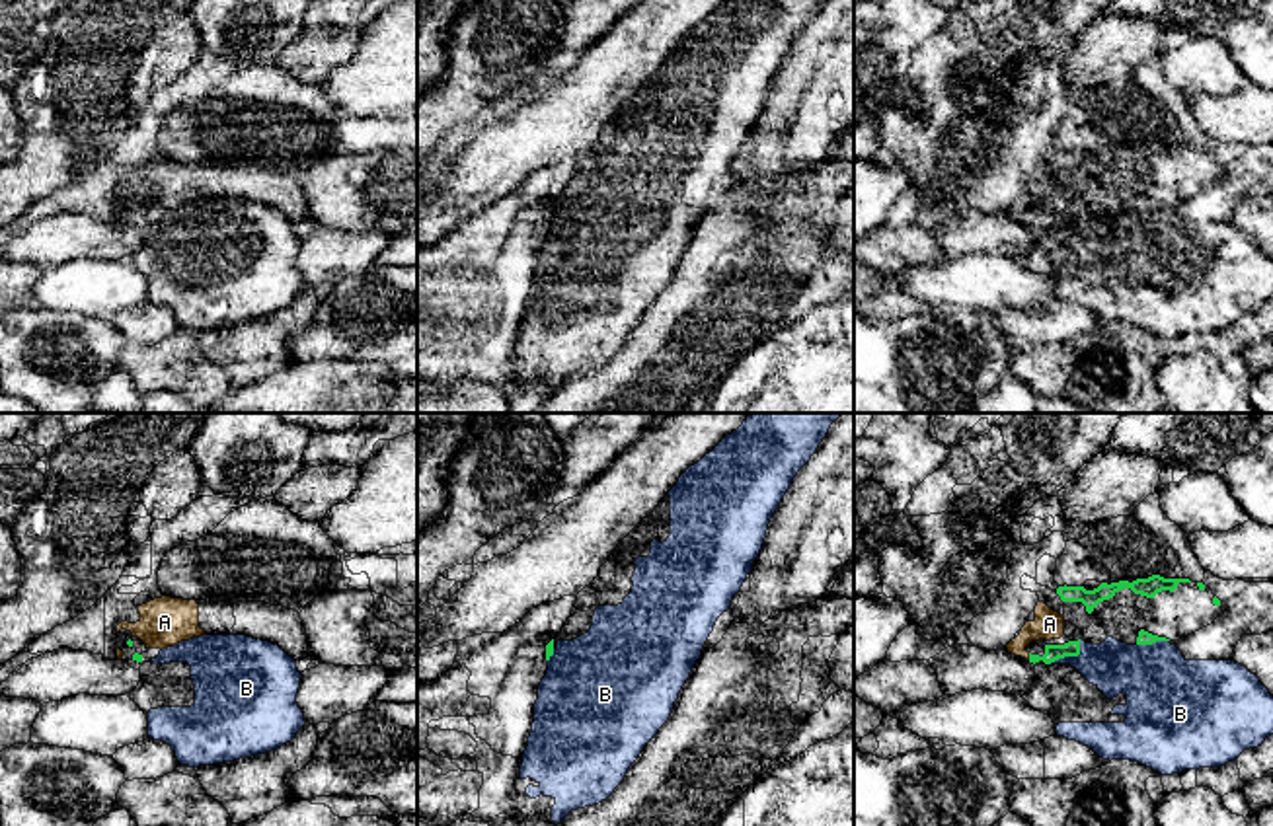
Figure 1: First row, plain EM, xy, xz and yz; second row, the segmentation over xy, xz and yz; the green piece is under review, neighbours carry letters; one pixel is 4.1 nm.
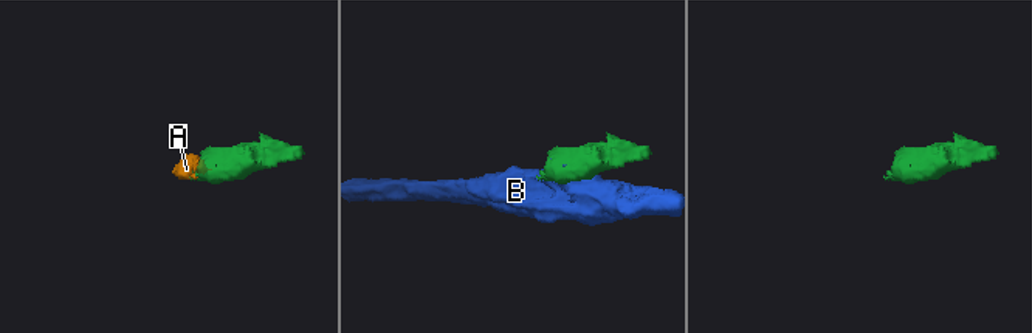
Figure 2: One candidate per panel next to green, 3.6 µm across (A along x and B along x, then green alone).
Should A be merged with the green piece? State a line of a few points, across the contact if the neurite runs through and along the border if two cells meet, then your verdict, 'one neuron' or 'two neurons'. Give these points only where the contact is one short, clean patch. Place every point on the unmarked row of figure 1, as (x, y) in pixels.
one neuron

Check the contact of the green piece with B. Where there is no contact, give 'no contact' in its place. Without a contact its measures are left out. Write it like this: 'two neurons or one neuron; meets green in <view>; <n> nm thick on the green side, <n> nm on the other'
two neurons; meets green in yz; 70 nm thick on the green side, 220 nm on the other

